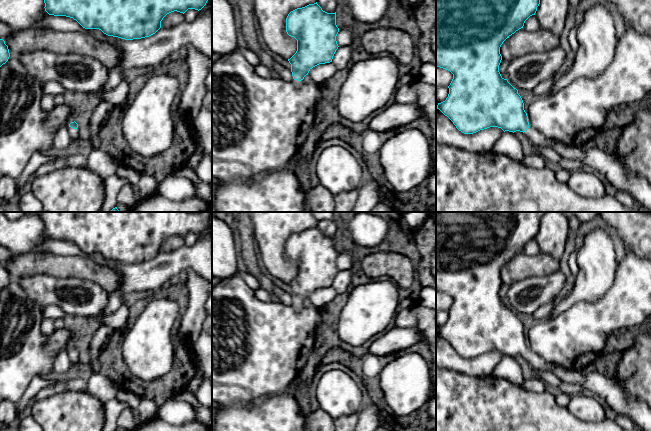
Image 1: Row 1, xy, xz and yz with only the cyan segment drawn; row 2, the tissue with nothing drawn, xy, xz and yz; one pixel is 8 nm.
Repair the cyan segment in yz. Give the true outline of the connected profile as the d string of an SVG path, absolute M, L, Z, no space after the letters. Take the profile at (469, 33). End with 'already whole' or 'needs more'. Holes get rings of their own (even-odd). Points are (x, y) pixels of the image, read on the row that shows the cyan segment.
M436 0L436 67L453 74L448 97L438 103L437 109L464 134L490 127L523 132L532 144L552 148L563 159L583 161L586 167L601 172L617 190L630 193L639 205L651 211L651 185L646 179L634 175L612 153L591 144L572 147L545 138L529 125L518 90L501 76L501 45L523 28L539 4L540 0Z; needs more

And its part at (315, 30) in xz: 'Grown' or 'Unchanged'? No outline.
Grown

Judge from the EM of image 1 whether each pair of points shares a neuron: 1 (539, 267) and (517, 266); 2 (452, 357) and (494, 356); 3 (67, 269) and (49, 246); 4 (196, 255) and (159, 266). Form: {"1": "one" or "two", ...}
{"1": "one", "2": "one", "3": "two", "4": "one"}

